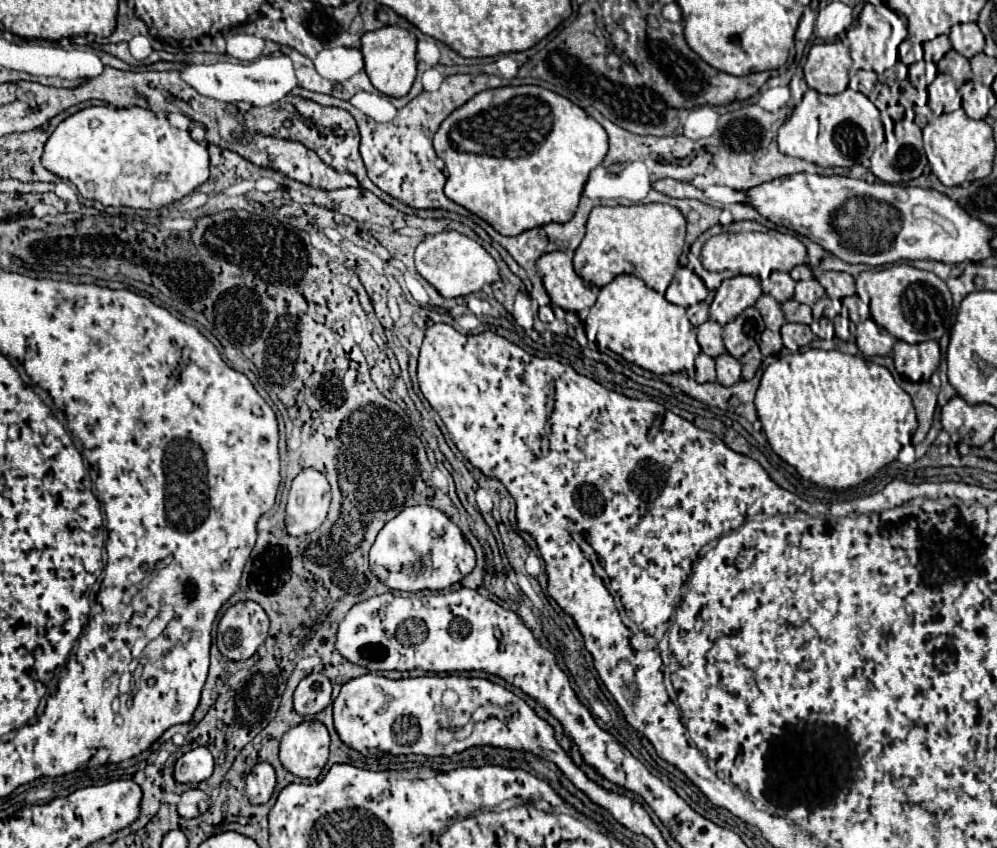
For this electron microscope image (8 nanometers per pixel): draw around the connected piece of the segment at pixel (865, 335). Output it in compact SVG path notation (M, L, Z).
M872 319L858 323L856 327L856 345L866 355L888 355L894 347L896 339L882 327L878 327Z

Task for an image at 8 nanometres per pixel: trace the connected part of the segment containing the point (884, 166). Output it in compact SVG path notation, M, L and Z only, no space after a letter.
M904 115L900 121L888 119L886 121L886 141L874 151L874 155L870 159L872 161L870 171L884 183L908 183L908 181L920 177L924 167L928 165L920 137L922 137L922 131L910 115Z

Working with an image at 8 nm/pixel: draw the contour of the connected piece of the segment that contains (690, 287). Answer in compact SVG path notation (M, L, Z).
M678 267L672 283L666 289L666 299L680 307L690 307L694 303L700 303L708 297L708 289L704 281L688 267Z

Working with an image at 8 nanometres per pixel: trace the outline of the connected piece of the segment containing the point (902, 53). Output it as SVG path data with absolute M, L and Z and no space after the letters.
M908 39L903 41L899 48L899 61L906 66L923 59L924 51L921 44L913 44Z

